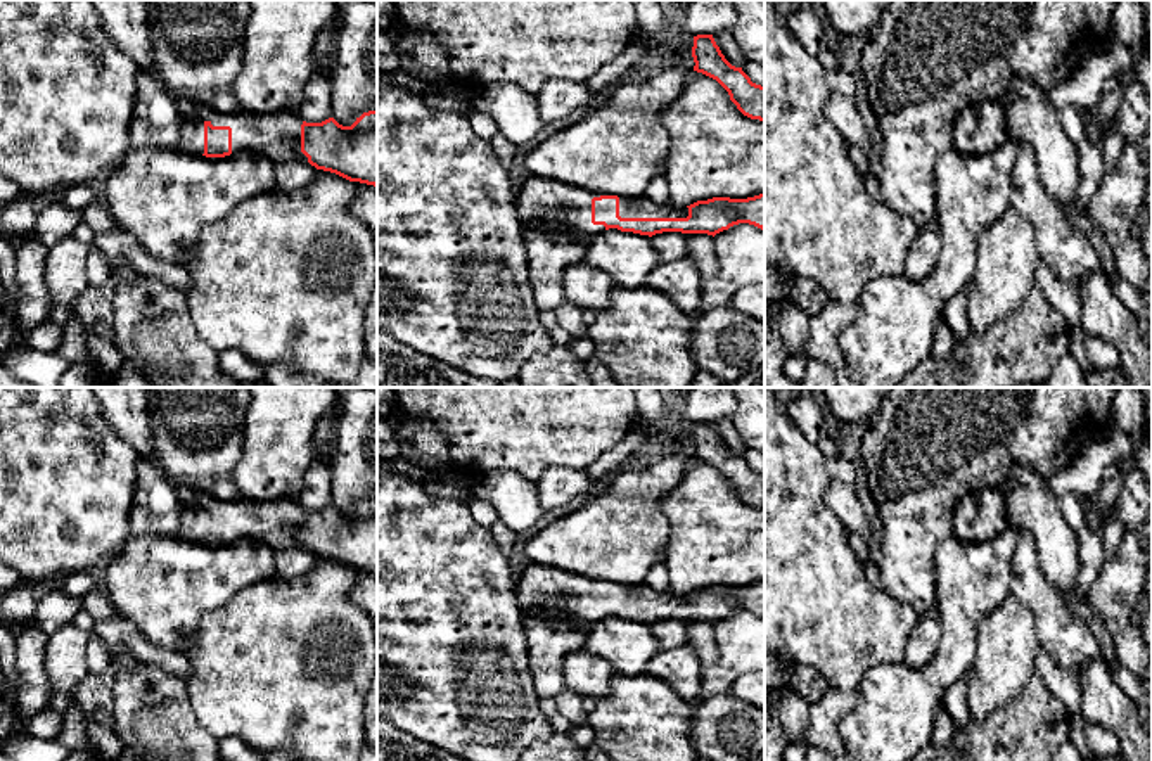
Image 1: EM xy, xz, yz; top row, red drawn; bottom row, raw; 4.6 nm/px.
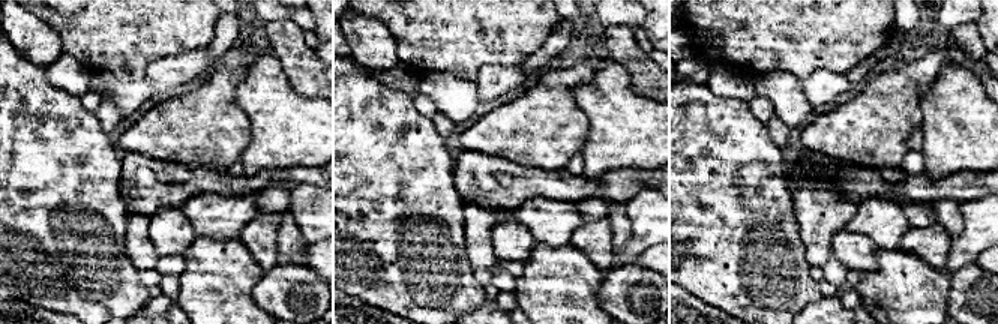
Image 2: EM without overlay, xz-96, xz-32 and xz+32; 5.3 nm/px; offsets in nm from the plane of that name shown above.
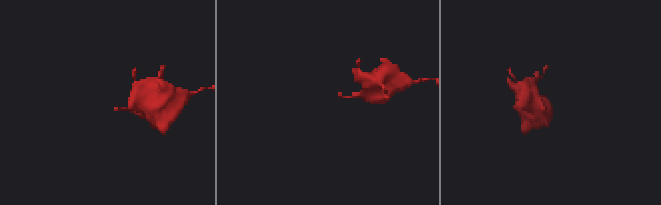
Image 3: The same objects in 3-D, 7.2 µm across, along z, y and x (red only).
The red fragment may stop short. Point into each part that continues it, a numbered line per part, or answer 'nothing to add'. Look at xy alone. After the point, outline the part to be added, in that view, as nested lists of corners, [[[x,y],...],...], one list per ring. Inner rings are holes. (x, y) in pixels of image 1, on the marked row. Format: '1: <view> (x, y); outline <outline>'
1: xy (160, 120); outline [[[140,71],[137,104],[130,125],[130,147],[168,147],[189,154],[204,154],[204,123],[232,128],[232,154],[253,150],[273,163],[308,161],[301,152],[298,112],[225,114],[202,104],[171,95],[150,73]]]

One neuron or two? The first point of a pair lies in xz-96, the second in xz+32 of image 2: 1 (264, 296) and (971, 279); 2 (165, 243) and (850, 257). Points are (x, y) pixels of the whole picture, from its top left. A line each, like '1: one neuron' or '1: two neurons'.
1: one neuron
2: one neuron

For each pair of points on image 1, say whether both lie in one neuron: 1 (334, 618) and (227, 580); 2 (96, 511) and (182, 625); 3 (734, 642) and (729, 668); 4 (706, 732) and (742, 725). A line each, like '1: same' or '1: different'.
1: different
2: different
3: same
4: same

